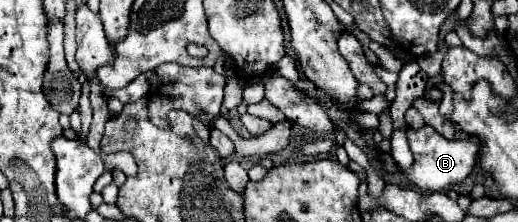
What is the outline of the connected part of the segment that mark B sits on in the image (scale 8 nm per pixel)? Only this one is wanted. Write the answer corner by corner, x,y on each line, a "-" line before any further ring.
422,126
420,130
408,128
406,130
408,136
408,144
410,150
414,154
414,170
410,170
408,180
414,182
420,190
448,190
452,186
462,184
474,170
476,166
476,158
478,158
478,150
480,150
480,142
478,138
454,138
454,140
446,140
444,136
440,136
432,126

